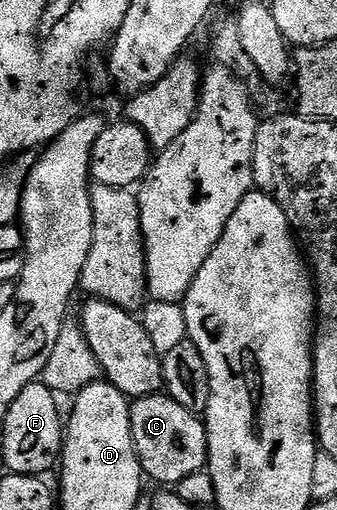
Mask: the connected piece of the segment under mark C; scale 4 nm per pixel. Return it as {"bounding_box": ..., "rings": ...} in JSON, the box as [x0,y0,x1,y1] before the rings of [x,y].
{"bounding_box":[130,392,208,487],"rings":[[[163,392],[152,393],[148,397],[138,397],[131,402],[130,425],[134,435],[134,447],[140,460],[140,467],[149,482],[157,481],[160,487],[174,487],[186,475],[201,472],[208,464],[208,433],[204,430],[203,420],[197,414],[186,411],[182,403],[178,403]]]}

